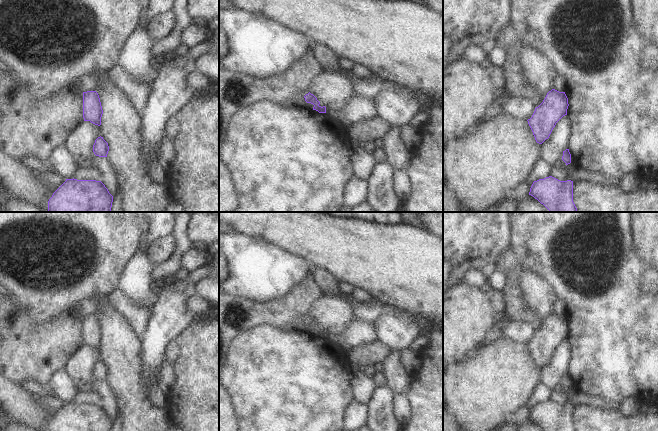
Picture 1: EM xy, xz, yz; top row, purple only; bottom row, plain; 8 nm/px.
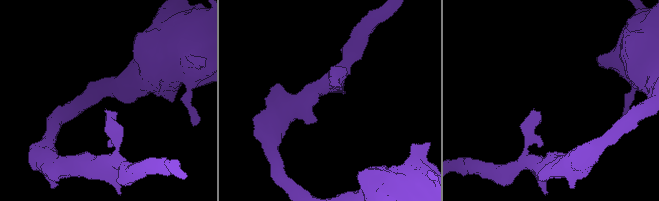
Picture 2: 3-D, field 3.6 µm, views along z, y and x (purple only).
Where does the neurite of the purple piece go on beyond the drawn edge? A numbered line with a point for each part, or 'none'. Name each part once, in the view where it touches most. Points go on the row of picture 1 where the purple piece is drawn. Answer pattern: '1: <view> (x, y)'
none

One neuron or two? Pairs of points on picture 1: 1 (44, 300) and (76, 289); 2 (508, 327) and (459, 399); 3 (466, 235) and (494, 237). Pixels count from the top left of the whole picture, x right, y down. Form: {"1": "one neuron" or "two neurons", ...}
{"1": "one neuron", "2": "two neurons", "3": "one neuron"}

